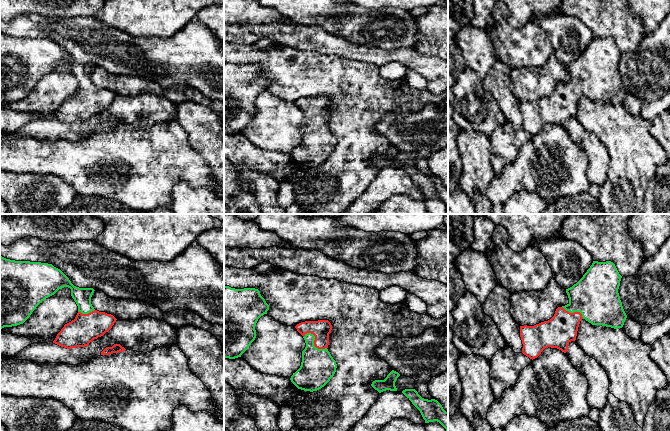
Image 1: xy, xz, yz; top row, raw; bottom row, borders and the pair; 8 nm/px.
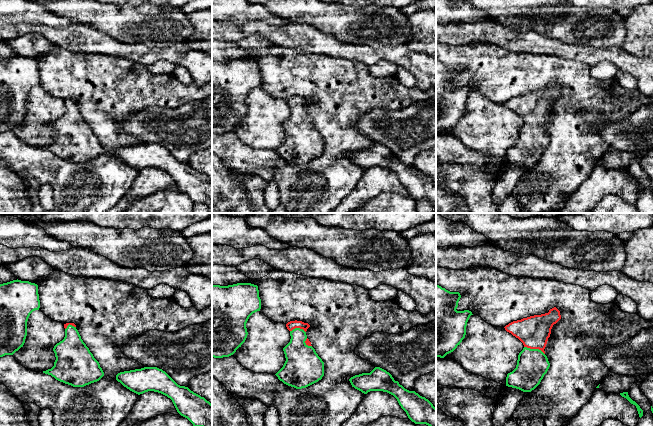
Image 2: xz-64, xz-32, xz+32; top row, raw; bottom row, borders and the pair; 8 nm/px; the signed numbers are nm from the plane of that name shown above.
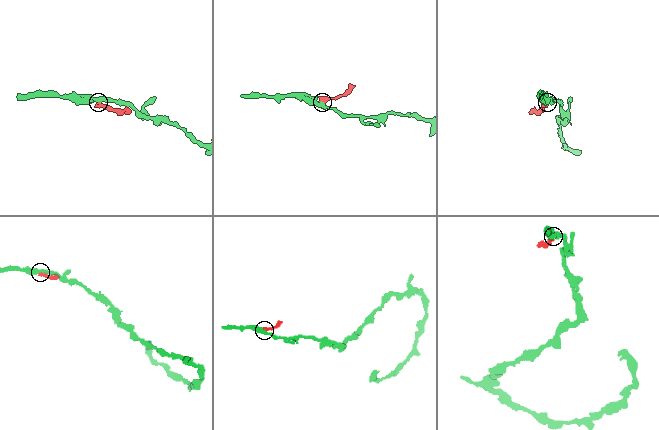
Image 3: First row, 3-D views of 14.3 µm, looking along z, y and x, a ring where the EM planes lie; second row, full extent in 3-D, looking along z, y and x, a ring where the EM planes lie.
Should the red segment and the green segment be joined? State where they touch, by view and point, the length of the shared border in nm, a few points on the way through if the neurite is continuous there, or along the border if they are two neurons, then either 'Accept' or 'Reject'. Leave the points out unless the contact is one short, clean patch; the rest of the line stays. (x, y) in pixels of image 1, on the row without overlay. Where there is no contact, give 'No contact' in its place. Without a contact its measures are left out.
Touches red at xz (314, 118). Shared border 220 nm. Path across: xz (321, 105), (316, 110), (314, 118), (317, 143). Accept

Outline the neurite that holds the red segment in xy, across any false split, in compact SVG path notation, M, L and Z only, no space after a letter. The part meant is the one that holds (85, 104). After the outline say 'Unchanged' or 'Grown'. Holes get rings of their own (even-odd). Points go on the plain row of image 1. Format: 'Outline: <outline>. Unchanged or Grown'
Outline: M0 32L0 106L23 100L42 77L64 63L71 65L78 89L74 96L64 101L53 119L67 125L85 123L112 104L117 95L111 90L95 86L91 80L95 67L93 64L74 62L69 54L52 40L15 37Z. Grown

